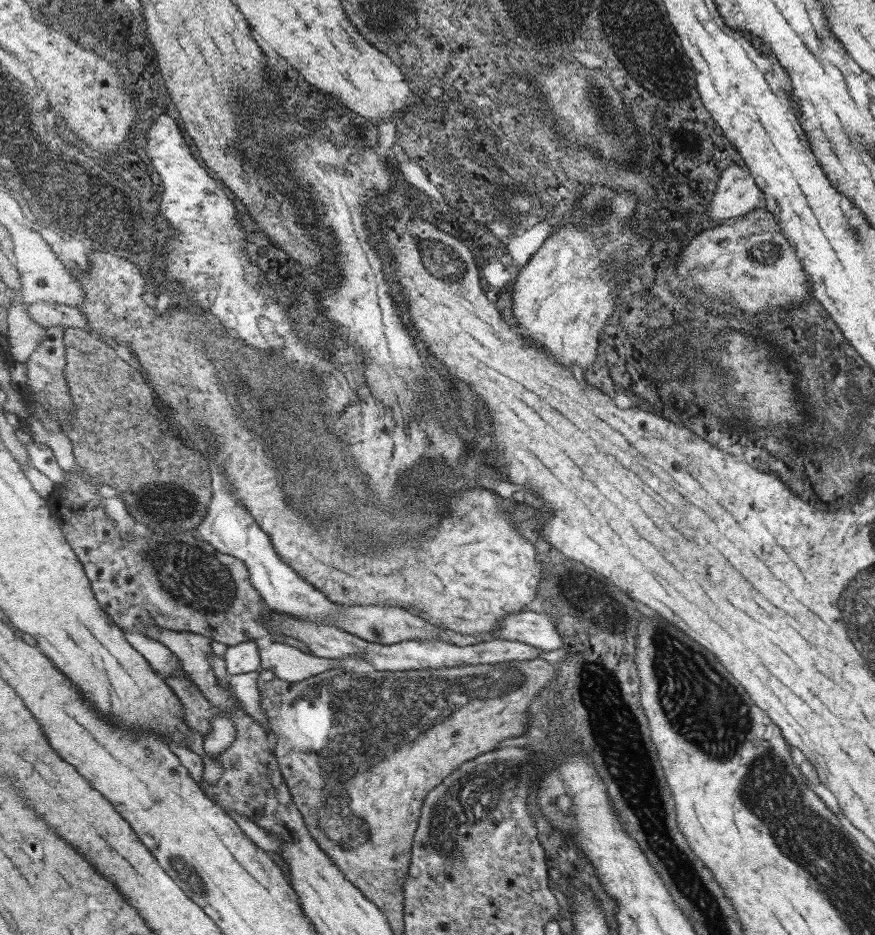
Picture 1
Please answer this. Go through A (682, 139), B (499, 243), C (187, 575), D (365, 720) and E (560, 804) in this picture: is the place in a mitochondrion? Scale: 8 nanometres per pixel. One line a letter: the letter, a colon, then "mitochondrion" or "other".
A: other
B: other
C: mitochondrion
D: mitochondrion
E: mitochondrion

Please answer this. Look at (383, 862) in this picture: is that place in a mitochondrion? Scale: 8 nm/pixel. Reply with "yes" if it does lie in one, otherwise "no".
no

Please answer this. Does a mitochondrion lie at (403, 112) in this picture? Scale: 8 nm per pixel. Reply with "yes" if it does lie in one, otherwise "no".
no

